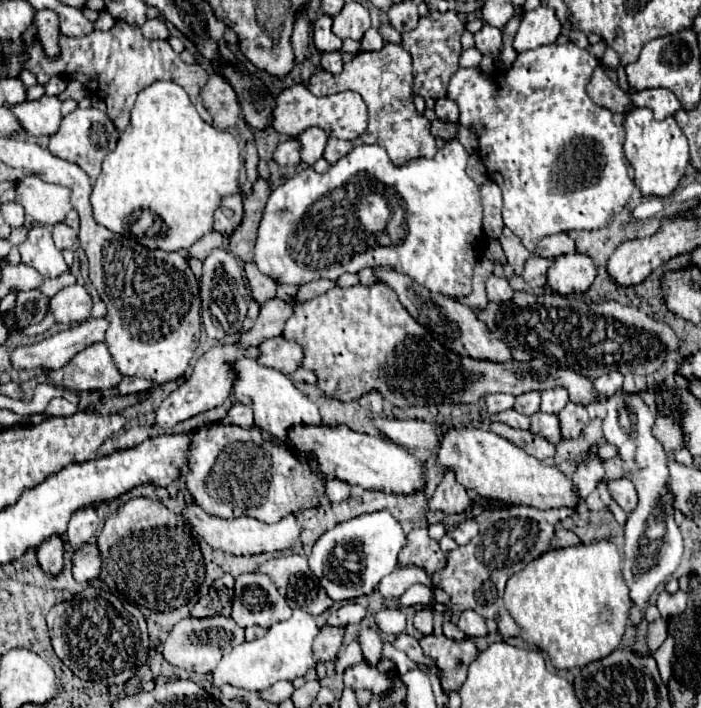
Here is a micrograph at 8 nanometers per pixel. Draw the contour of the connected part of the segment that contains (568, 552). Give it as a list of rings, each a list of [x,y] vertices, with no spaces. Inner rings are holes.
[[[599,539],[589,545],[575,545],[567,549],[549,549],[535,561],[531,561],[525,569],[515,573],[507,581],[505,589],[505,607],[511,617],[521,627],[521,637],[527,643],[537,645],[549,655],[555,669],[573,669],[585,667],[591,661],[599,661],[615,651],[621,643],[625,627],[629,623],[629,609],[633,607],[629,599],[629,589],[623,579],[623,565],[619,559],[617,547],[609,539]],[[599,605],[611,605],[615,609],[615,617],[611,617],[611,625],[599,625]]]

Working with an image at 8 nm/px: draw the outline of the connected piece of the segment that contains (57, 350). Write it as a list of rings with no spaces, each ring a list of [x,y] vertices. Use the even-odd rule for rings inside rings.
[[[85,319],[77,327],[59,331],[41,343],[29,347],[17,347],[11,355],[15,369],[33,369],[43,367],[47,371],[65,367],[79,351],[85,347],[103,341],[107,331],[105,319]]]

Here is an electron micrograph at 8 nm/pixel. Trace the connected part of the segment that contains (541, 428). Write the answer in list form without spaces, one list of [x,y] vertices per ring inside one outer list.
[[[535,413],[531,415],[531,433],[545,437],[549,443],[557,445],[561,441],[561,431],[559,431],[559,419],[557,415],[549,415],[549,413]]]

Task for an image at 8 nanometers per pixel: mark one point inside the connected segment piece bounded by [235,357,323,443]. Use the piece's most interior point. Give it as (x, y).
(278, 406)

